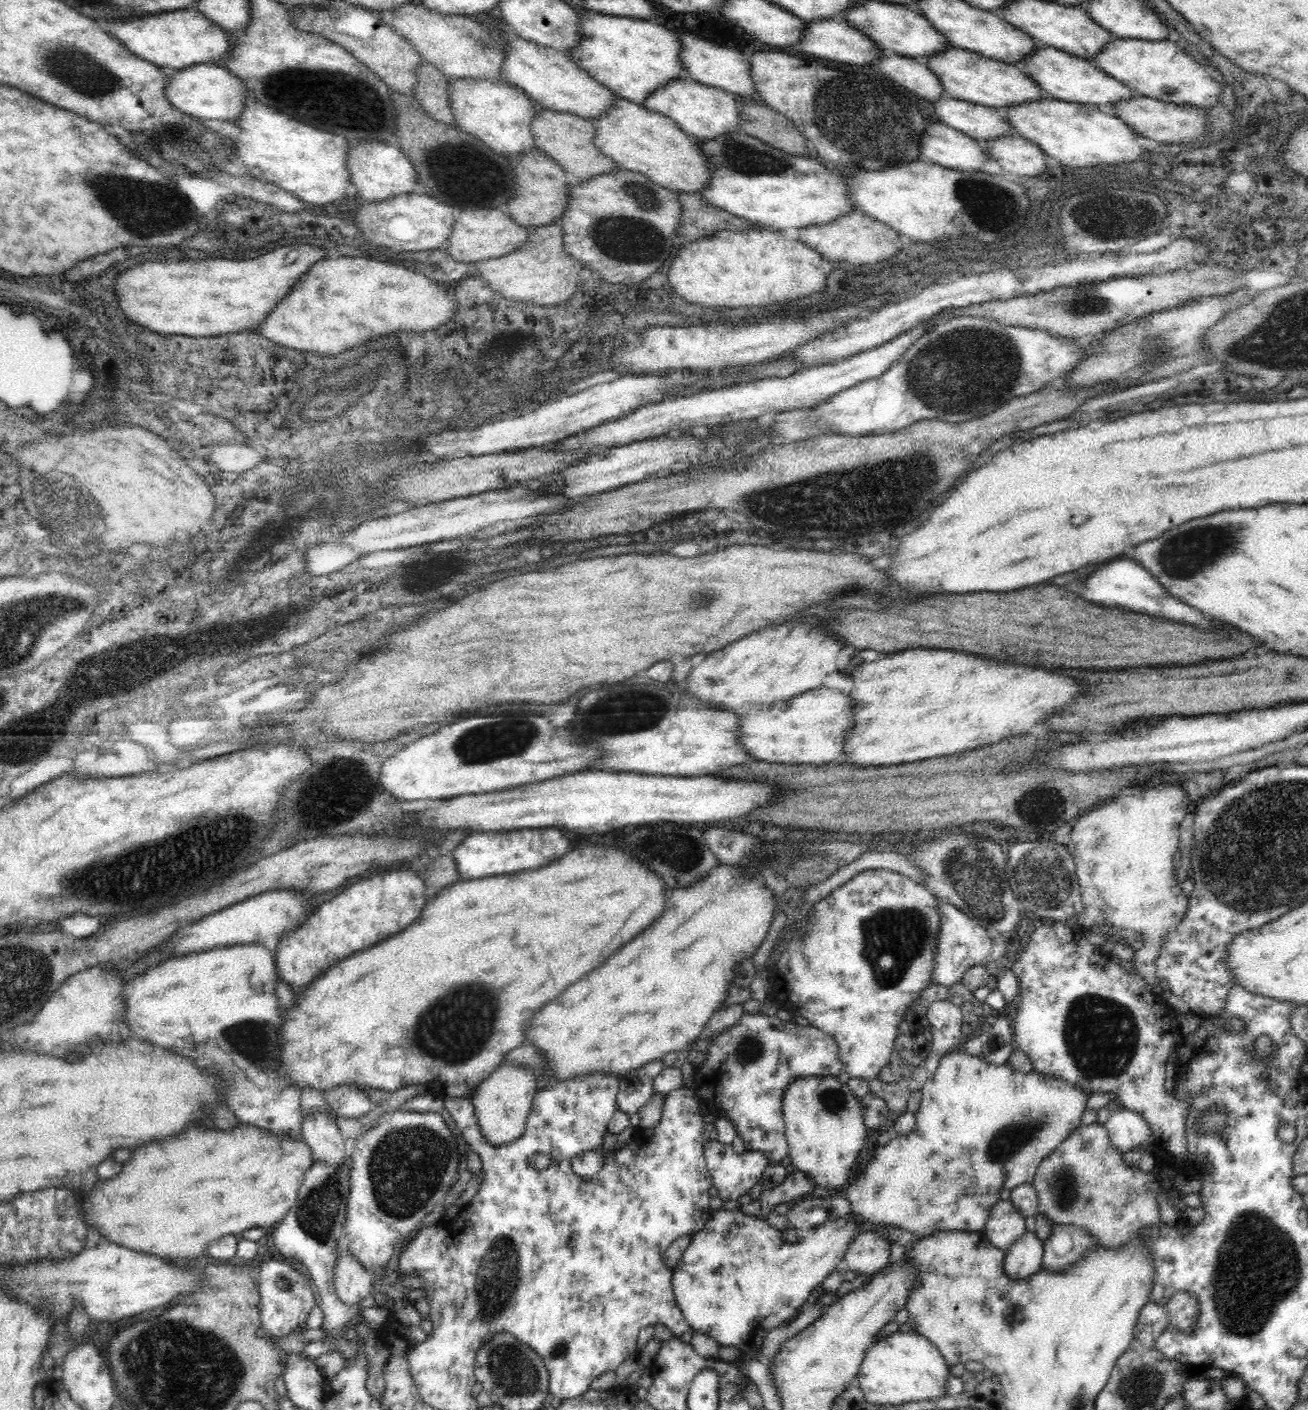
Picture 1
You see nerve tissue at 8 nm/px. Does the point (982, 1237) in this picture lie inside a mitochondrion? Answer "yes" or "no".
no

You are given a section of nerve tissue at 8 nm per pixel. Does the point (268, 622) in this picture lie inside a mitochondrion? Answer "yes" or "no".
yes

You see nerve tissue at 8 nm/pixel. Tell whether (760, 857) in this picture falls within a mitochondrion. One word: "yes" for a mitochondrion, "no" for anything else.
yes

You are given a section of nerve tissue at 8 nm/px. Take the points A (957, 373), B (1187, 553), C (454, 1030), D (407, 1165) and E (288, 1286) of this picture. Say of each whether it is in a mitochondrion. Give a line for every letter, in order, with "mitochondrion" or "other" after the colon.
A: mitochondrion
B: mitochondrion
C: mitochondrion
D: mitochondrion
E: mitochondrion

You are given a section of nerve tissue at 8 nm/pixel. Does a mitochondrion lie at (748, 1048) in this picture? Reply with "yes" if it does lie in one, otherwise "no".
yes

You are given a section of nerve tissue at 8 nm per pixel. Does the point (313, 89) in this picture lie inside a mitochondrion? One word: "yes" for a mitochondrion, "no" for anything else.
yes

